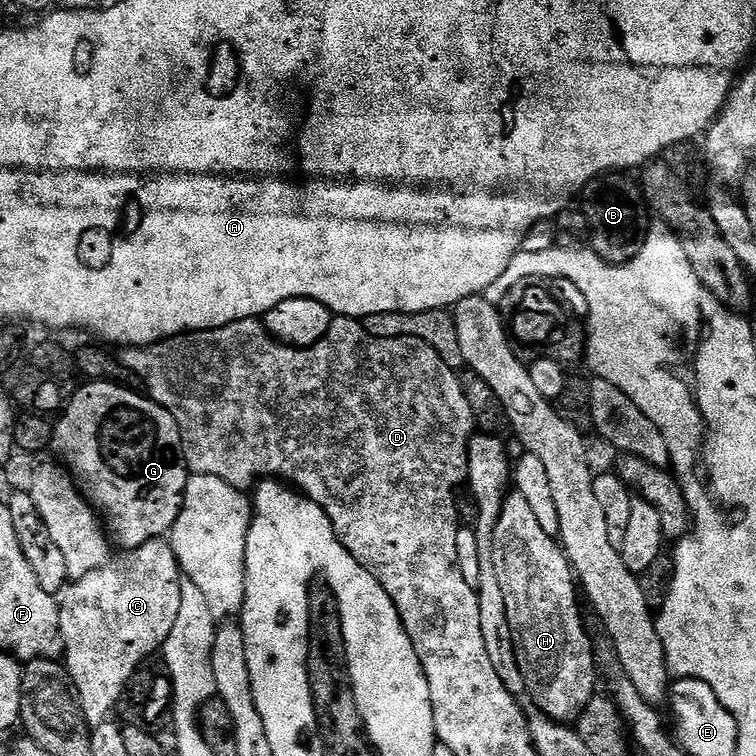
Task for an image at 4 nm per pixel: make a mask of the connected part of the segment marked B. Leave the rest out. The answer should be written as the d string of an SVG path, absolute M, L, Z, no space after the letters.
M610 174L596 177L582 189L584 196L584 216L586 228L592 231L591 251L609 266L626 264L640 253L644 238L648 234L649 225L644 224L646 201L642 194L634 194L634 190L620 190L612 186Z

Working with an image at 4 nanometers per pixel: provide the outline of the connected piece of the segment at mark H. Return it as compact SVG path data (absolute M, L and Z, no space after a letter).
M513 491L511 494L505 495L504 505L500 510L500 517L494 526L494 534L492 538L492 557L494 558L494 570L498 578L498 586L502 588L502 598L506 600L506 618L510 622L510 630L512 631L512 641L516 647L516 658L520 667L522 678L524 679L524 687L527 695L532 695L535 711L546 714L551 720L557 722L572 722L579 717L581 710L591 702L596 688L596 660L592 657L592 644L588 641L588 632L584 629L584 620L580 617L580 608L576 605L576 592L578 596L578 584L574 579L574 573L568 564L568 559L564 557L564 549L550 534L546 534L546 530L542 530L542 526L538 526L538 518L534 518L534 514L530 511L530 506L526 500L522 498L520 492Z

